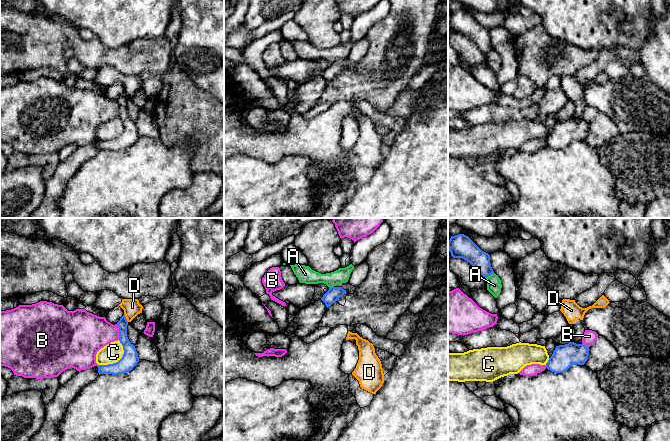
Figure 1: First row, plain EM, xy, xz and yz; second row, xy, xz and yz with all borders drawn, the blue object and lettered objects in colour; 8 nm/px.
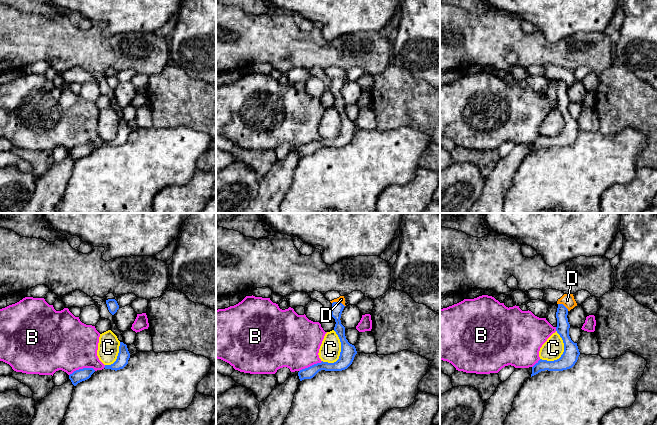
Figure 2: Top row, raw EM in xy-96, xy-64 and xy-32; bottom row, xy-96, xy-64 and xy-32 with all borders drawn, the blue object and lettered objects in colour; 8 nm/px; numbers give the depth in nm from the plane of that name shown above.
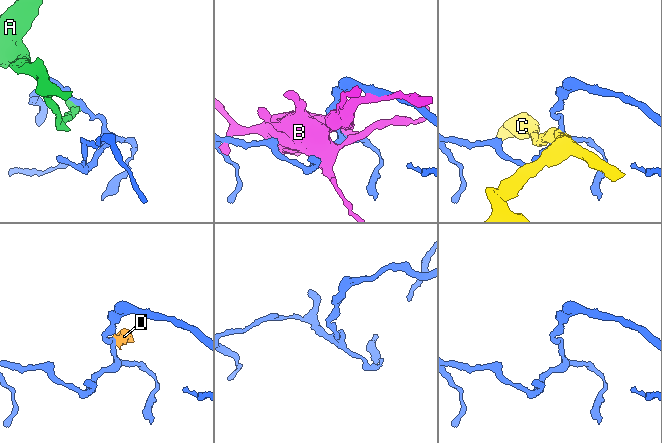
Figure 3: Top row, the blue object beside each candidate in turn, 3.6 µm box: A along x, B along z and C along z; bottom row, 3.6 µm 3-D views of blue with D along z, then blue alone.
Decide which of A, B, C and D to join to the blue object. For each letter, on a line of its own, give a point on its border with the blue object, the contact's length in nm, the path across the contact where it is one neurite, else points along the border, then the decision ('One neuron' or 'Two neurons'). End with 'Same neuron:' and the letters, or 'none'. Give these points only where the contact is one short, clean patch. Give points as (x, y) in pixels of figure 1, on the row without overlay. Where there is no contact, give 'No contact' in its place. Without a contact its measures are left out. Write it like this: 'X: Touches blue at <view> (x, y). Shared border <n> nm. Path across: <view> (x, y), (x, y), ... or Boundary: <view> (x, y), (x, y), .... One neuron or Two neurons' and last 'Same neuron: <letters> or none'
A: Touches blue at yz (489, 51). Shared border 80 nm. Boundary: yz (493, 48), (485, 53). Two neurons
B: Touches blue at xy (119, 108). Shared border 130 nm. Two neurons
C: Touches blue at xy (119, 136). Shared border 260 nm. Boundary: xy (119, 116), (123, 131), (115, 138), (98, 141). Two neurons
D: Touches blue at xy (125, 94). Shared border 70 nm. Boundary: xy (124, 90), (128, 97). Two neurons
Same neuron: none

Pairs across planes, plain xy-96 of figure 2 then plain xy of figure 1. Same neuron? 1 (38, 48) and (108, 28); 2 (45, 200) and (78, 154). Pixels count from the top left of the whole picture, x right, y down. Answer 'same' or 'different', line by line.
1: different
2: same

